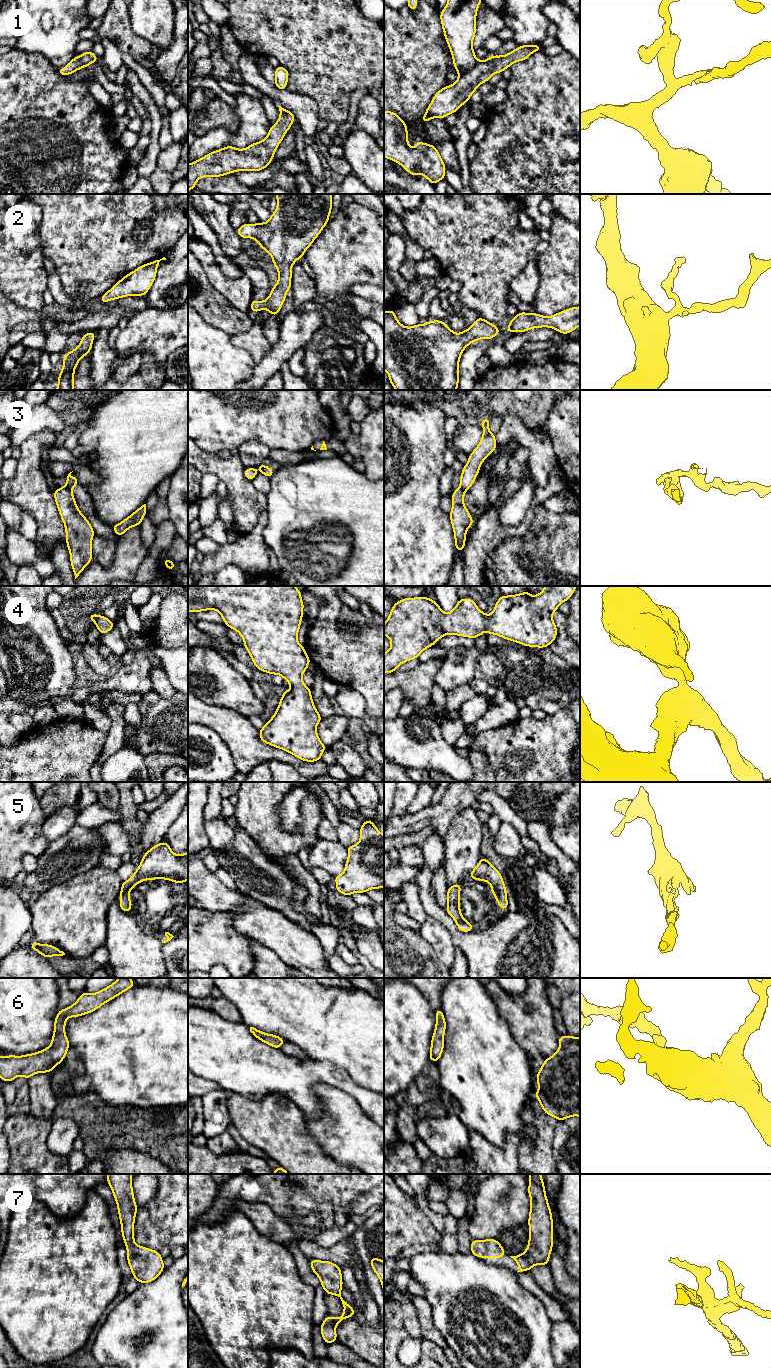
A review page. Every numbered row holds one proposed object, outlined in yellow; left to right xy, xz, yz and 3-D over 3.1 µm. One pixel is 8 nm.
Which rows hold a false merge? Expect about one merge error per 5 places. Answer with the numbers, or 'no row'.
3

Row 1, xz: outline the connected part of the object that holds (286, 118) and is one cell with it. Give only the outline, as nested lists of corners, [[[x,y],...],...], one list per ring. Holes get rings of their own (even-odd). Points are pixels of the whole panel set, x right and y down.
[[[278,107],[280,117],[264,140],[245,149],[226,146],[188,164],[188,192],[202,177],[221,177],[236,171],[261,171],[268,167],[285,133],[296,120],[291,111]]]

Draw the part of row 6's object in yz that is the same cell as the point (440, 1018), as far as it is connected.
[[[441,1008],[435,1011],[436,1025],[434,1034],[431,1039],[431,1048],[429,1061],[438,1062],[444,1048],[444,1034],[446,1029],[446,1021]]]

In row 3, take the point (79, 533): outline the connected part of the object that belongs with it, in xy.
[[[67,486],[58,488],[53,495],[64,522],[66,544],[76,579],[93,558],[92,538],[95,533],[87,518],[78,509],[73,493]]]

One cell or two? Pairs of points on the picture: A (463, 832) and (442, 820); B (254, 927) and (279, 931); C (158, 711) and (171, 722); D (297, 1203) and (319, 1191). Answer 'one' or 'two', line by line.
A: two
B: one
C: one
D: two

